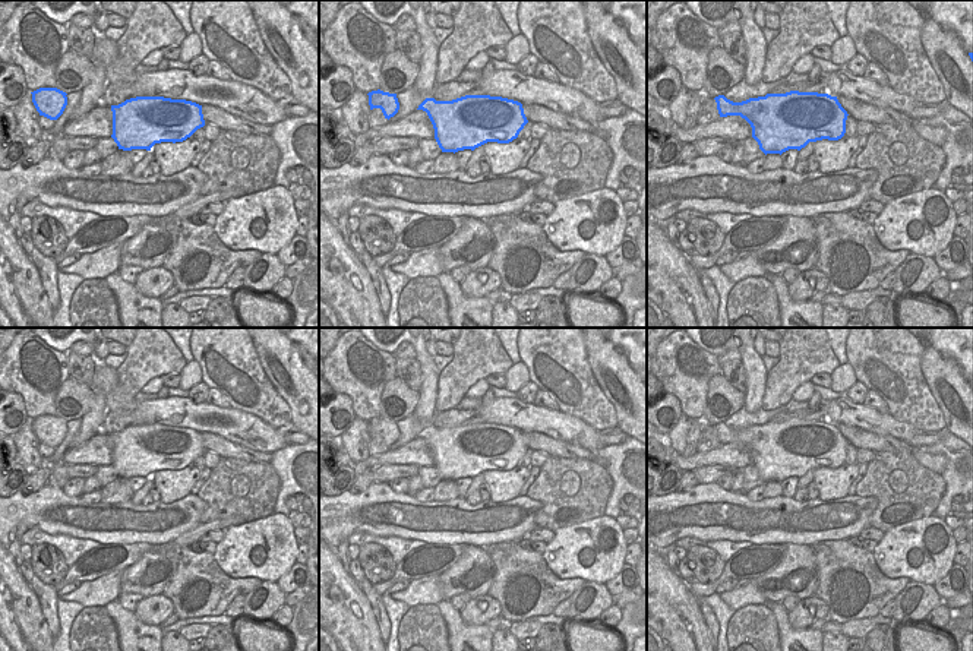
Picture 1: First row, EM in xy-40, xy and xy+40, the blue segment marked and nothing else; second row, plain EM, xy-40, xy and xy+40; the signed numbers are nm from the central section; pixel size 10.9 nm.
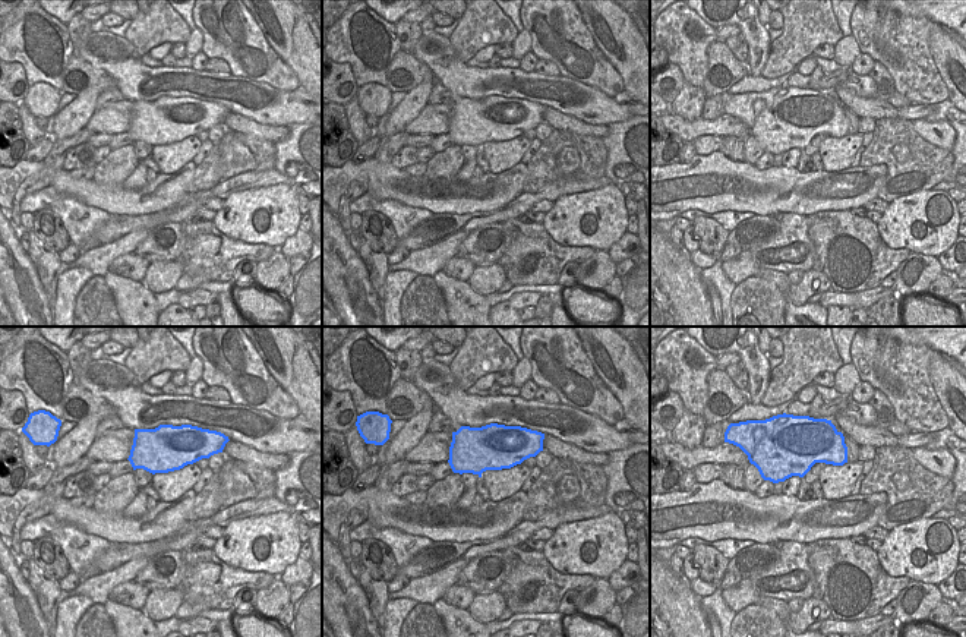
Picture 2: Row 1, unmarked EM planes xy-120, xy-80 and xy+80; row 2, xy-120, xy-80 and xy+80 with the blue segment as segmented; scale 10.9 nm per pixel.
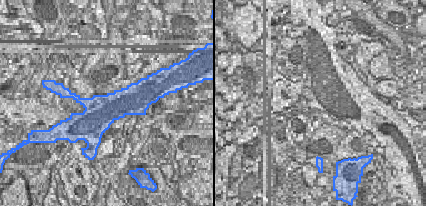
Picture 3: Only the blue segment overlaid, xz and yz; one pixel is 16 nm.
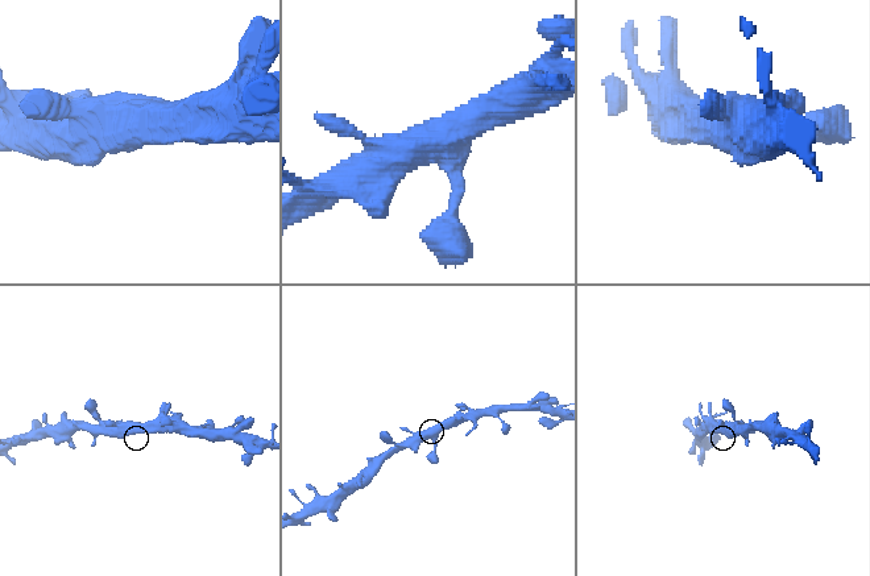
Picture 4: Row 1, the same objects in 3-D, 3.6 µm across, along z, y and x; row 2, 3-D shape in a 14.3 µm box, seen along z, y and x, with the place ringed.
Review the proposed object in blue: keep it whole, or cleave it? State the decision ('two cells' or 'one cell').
one cell

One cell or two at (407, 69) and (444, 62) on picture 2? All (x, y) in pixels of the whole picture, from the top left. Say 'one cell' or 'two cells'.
two cells

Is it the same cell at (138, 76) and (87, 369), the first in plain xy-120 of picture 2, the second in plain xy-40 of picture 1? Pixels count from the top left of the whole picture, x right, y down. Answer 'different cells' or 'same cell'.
different cells

